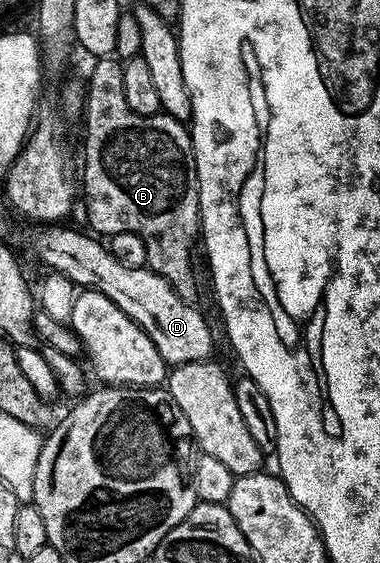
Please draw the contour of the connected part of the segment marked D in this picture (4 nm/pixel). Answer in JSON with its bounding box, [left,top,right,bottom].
[32,225,213,364]

